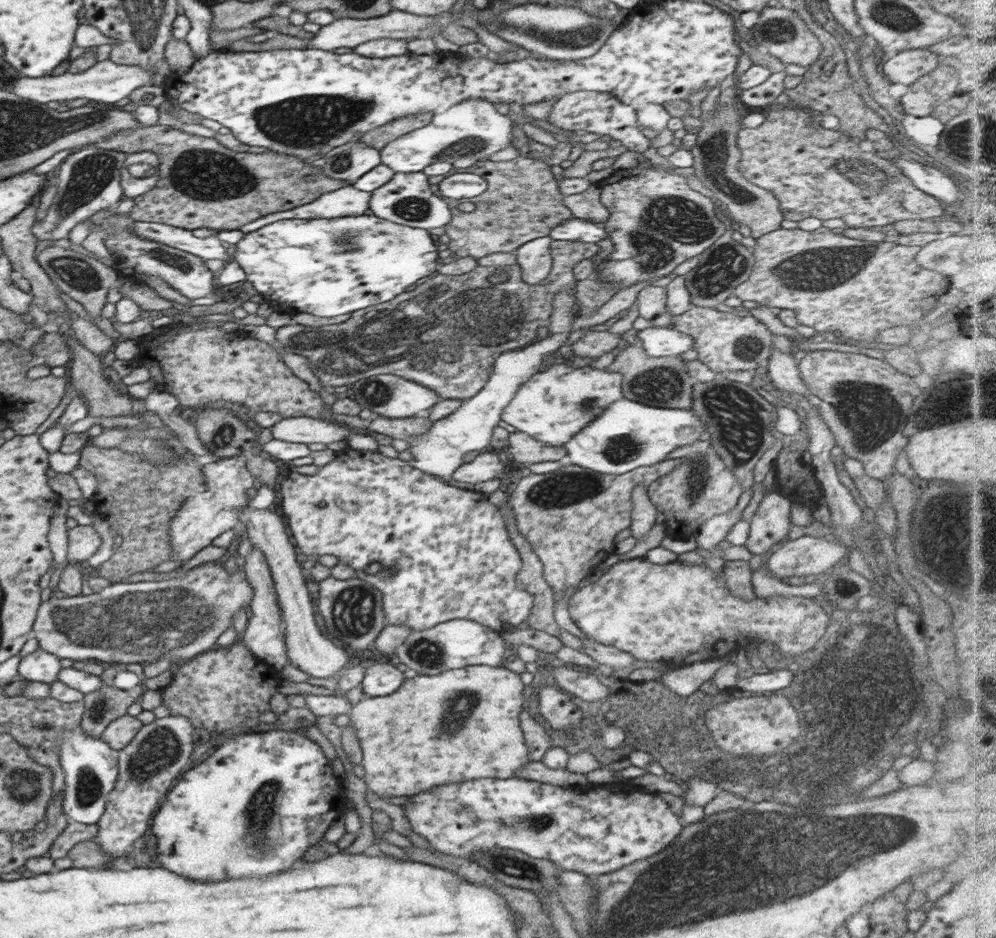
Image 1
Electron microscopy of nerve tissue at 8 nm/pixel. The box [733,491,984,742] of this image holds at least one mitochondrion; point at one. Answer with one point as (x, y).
(877, 658)

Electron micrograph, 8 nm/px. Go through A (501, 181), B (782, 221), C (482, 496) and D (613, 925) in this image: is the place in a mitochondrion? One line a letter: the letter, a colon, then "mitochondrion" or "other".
A: other
B: other
C: other
D: mitochondrion

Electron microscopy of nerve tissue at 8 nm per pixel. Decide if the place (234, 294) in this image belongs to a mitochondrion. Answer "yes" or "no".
no

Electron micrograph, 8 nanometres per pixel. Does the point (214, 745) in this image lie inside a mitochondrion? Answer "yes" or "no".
no

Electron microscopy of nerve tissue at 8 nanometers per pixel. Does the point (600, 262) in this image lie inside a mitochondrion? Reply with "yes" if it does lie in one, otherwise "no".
no

